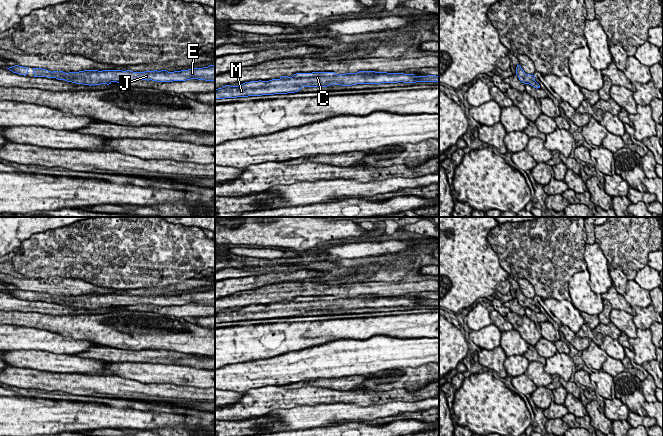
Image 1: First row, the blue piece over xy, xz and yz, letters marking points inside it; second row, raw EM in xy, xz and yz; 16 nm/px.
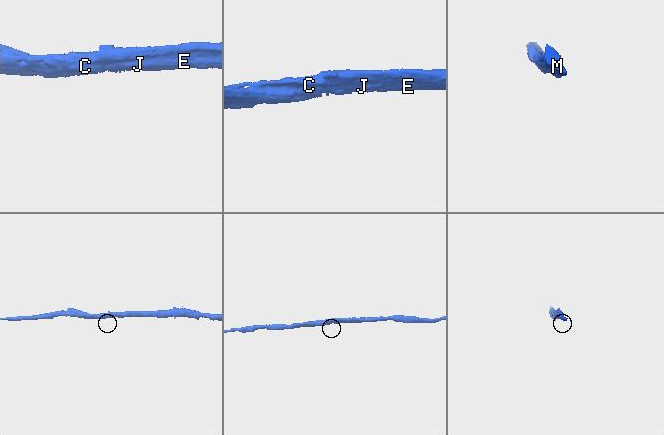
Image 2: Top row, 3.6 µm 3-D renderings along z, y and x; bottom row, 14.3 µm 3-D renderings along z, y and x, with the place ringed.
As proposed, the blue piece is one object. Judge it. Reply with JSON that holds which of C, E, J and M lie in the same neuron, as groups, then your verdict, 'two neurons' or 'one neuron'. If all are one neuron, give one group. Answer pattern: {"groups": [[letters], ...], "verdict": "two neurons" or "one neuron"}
{"groups": [["C", "E", "J", "M"]], "verdict": "one neuron"}

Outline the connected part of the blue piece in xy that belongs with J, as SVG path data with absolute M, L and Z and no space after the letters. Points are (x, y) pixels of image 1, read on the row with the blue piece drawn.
M209 65L203 68L194 68L188 70L168 72L167 70L161 71L145 71L133 72L130 70L84 70L79 72L65 73L63 71L48 71L42 68L33 68L34 77L47 77L56 78L58 80L65 80L76 84L83 85L101 85L111 84L112 82L131 82L138 80L152 80L157 82L173 82L173 81L186 81L190 79L198 79L205 81L215 80L215 65Z

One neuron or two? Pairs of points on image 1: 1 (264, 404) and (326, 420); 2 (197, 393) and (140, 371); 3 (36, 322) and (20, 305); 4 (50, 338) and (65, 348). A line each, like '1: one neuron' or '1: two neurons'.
1: two neurons
2: two neurons
3: two neurons
4: one neuron

